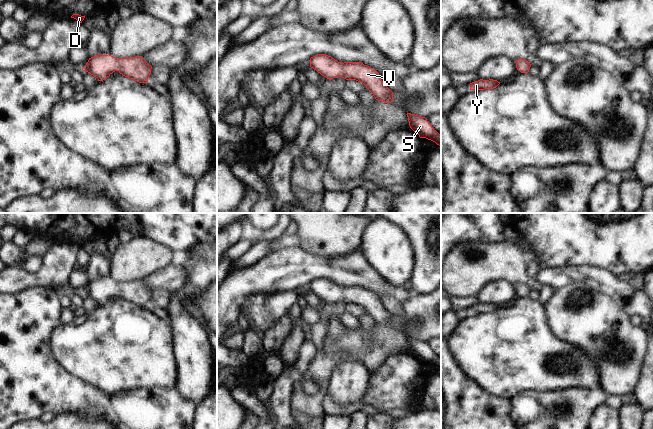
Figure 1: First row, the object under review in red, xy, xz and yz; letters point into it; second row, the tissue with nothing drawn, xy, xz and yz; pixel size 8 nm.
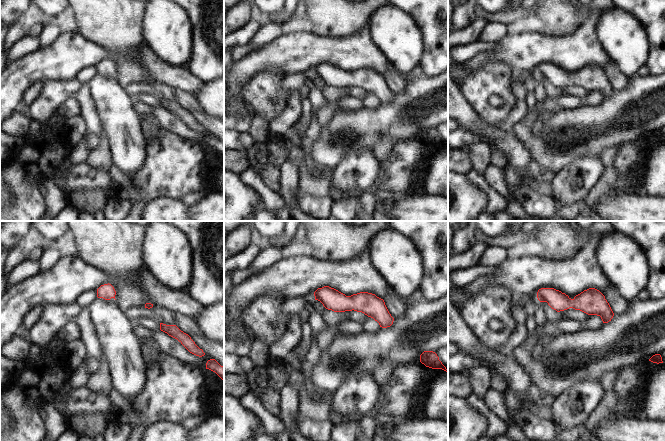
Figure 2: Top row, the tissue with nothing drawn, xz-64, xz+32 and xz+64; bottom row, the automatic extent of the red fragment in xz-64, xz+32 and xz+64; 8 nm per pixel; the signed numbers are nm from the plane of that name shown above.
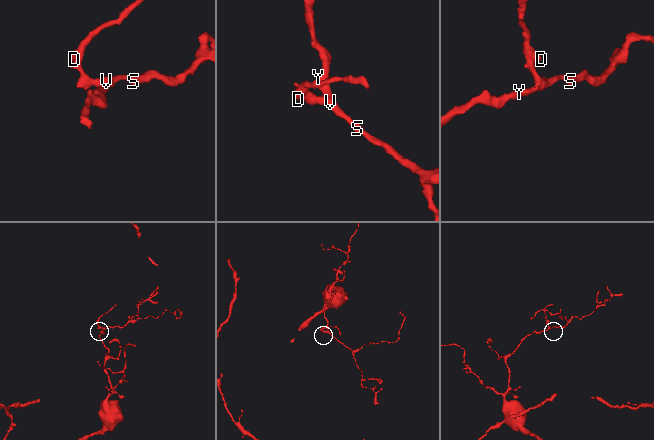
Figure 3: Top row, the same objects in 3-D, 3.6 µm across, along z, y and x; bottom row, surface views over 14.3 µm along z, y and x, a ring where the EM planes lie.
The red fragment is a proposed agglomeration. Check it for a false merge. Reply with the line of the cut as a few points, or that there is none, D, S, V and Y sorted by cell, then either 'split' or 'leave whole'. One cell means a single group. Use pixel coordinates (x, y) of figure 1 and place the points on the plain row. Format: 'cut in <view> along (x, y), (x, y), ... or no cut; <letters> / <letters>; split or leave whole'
no cut; D S V Y; leave whole

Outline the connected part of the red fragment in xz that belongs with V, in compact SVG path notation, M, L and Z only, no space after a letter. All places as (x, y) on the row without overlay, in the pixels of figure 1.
M317 278L310 282L310 291L331 304L341 300L346 304L363 307L376 324L391 327L393 316L383 307L379 297L361 286L340 287L326 278Z

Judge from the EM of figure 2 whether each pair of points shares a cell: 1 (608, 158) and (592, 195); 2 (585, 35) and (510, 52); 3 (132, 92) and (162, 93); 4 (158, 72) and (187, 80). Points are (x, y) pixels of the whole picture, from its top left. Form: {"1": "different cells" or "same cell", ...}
{"1": "same cell", "2": "same cell", "3": "same cell", "4": "same cell"}

